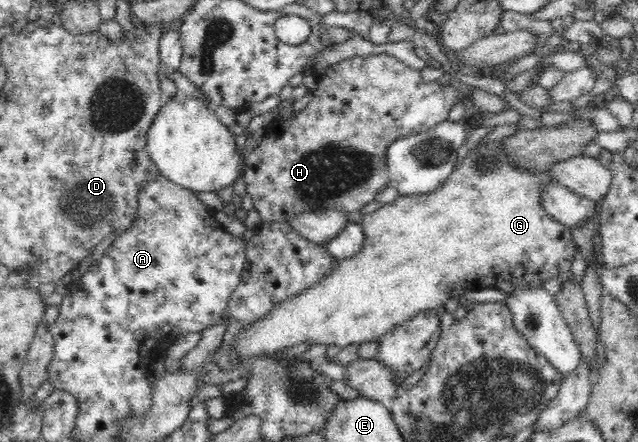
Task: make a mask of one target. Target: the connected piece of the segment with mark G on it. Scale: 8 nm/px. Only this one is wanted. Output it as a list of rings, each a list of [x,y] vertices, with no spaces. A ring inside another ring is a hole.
[[[493,140],[488,143],[477,143],[468,150],[468,153],[462,153],[457,167],[451,173],[450,178],[444,184],[437,188],[434,192],[425,195],[406,195],[399,196],[392,204],[381,206],[379,210],[363,217],[362,226],[365,233],[365,243],[362,252],[357,257],[338,260],[335,270],[331,270],[319,284],[315,284],[313,288],[309,288],[303,294],[297,294],[281,304],[277,304],[272,312],[262,320],[253,325],[246,327],[237,340],[235,340],[235,355],[241,355],[245,361],[254,359],[259,355],[273,355],[277,351],[284,351],[289,346],[295,346],[302,342],[312,344],[334,344],[340,348],[348,344],[363,344],[364,342],[373,342],[379,340],[381,336],[385,336],[387,332],[404,324],[407,320],[413,319],[420,313],[437,309],[441,305],[445,305],[447,300],[451,298],[463,298],[467,292],[473,290],[487,290],[487,288],[496,288],[497,290],[509,293],[517,288],[543,288],[543,282],[547,278],[557,278],[563,272],[569,272],[573,261],[576,258],[576,243],[572,237],[571,228],[564,226],[553,220],[545,211],[542,204],[542,193],[544,189],[555,182],[549,171],[529,171],[529,169],[517,167],[511,163],[509,155],[503,151],[501,141]]]

